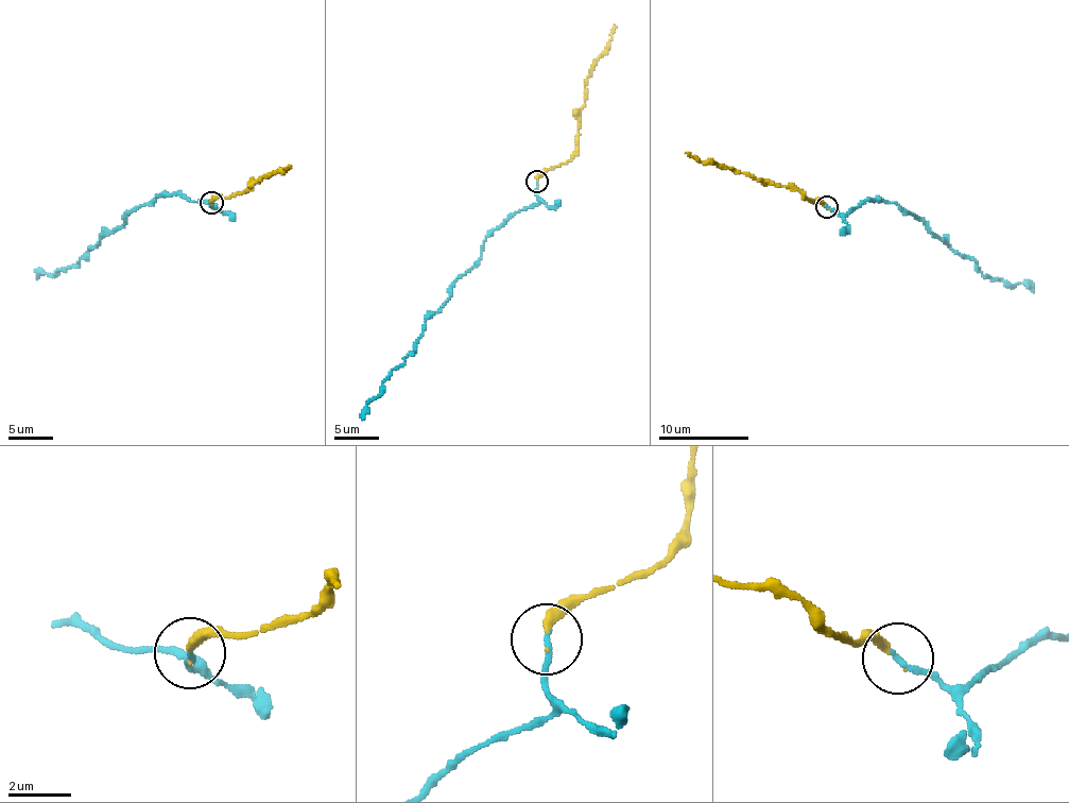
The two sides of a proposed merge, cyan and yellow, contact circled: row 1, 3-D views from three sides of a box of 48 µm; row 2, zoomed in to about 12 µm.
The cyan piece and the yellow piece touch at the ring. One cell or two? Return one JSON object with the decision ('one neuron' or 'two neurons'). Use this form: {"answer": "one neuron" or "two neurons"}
{"answer": "one neuron"}

